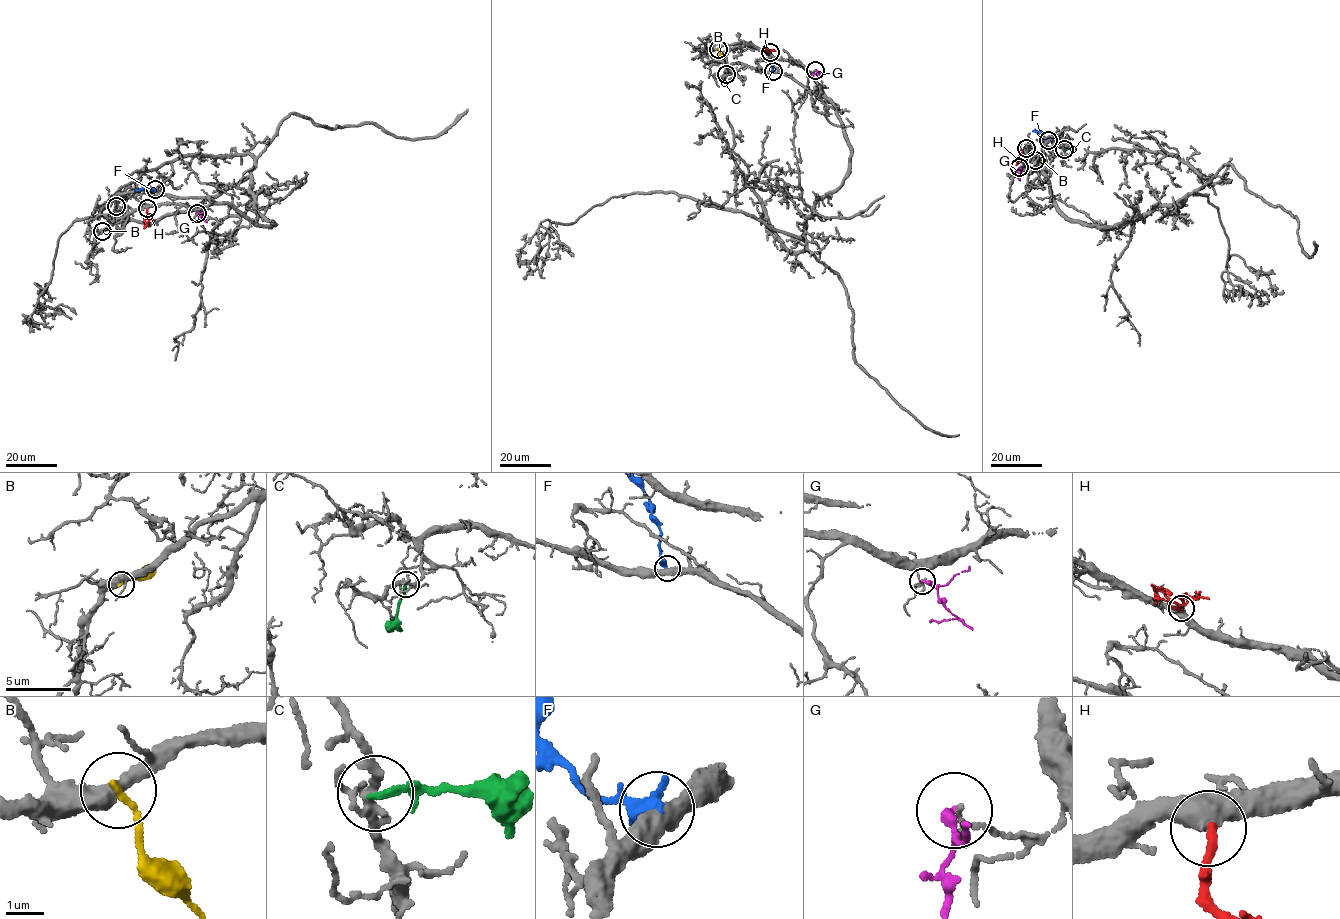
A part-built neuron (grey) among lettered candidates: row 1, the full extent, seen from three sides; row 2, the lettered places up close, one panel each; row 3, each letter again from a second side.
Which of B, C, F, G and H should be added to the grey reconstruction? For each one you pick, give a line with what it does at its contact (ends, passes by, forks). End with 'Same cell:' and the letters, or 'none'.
H: it ends there
Same cell: H

